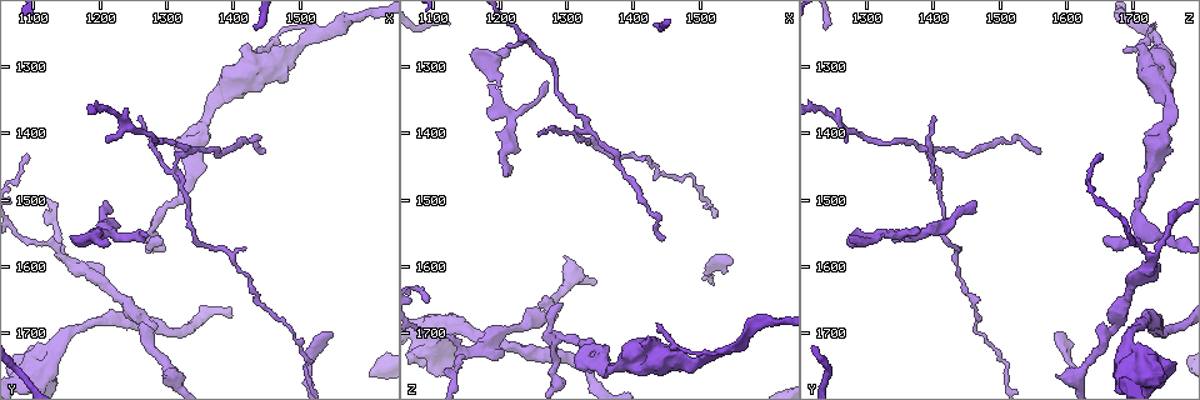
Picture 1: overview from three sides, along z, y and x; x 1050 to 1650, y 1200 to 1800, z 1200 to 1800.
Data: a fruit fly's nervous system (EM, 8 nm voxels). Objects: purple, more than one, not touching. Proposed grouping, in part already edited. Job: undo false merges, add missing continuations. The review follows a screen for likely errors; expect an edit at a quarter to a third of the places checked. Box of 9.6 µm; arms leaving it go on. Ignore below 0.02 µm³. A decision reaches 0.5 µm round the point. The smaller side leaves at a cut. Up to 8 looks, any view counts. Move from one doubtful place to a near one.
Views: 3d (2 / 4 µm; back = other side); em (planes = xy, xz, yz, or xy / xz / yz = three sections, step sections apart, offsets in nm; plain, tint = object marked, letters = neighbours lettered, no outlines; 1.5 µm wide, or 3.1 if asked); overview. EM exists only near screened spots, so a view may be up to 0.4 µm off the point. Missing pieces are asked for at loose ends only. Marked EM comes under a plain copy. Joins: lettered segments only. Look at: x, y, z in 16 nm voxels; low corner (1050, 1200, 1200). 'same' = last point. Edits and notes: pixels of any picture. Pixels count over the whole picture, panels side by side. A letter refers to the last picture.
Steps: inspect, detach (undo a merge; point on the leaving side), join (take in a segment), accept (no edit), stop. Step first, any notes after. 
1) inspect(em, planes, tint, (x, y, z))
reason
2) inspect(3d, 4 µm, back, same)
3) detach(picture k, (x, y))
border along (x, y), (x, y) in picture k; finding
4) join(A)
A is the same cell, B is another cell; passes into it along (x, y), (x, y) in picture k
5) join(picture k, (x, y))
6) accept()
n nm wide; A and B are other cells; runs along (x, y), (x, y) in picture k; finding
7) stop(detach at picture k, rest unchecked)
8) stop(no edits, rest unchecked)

inspect(3d, 2 µm, (1210, 1505, 1465))
free end

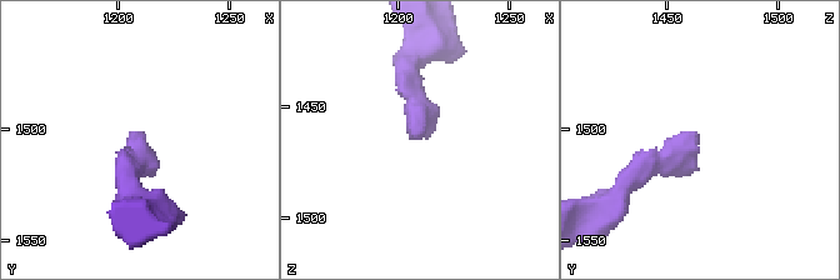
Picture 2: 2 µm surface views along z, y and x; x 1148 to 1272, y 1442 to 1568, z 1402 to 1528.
inspect(em, xy, step 4, letters, (1210, 1506, 1465))
now the EM

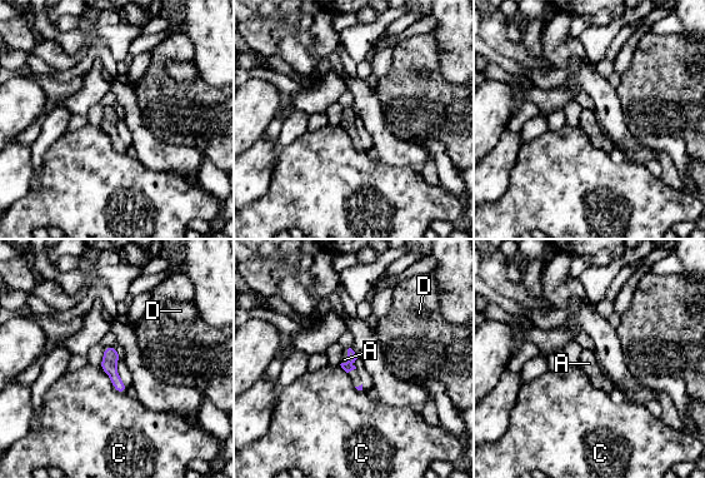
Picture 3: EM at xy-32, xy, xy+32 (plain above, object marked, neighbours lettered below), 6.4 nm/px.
inspect(em, planes, letters, same)

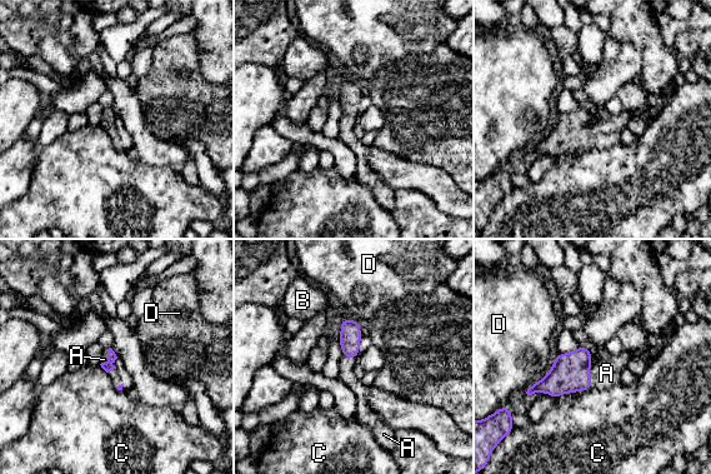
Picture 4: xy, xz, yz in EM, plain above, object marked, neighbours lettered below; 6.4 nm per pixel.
join(A)
D touches over 340 nm; A is the same cell, B, C and D are other cells; it goes on there

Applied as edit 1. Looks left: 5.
inspect(3d, 2 µm, back, (1260, 1375, 1400))
an open end

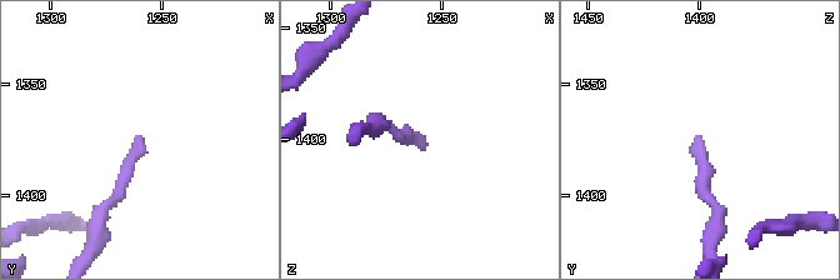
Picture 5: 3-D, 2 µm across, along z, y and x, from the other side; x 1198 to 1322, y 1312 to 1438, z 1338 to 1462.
inspect(em, planes, letters, (1262, 1372, 1399))

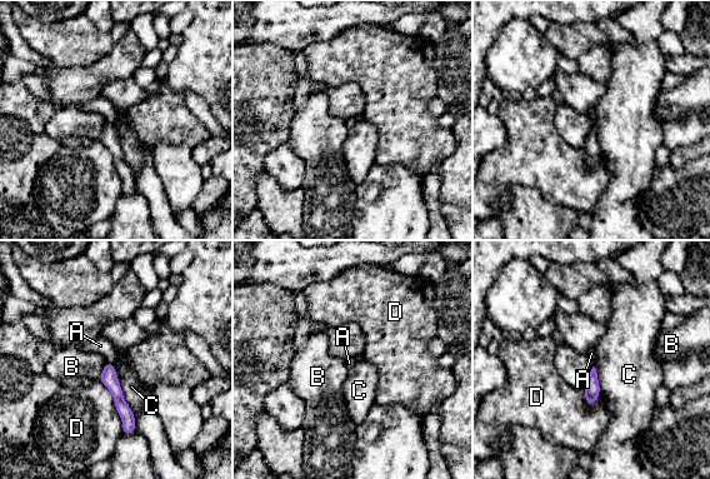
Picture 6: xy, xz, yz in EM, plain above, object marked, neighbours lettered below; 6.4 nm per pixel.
accept()
A, B, C and D are other cells; runs along (108, 365), (129, 430) in picture 6; none of them fits

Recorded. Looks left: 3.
stop(join at picture 4, rest unchecked)

